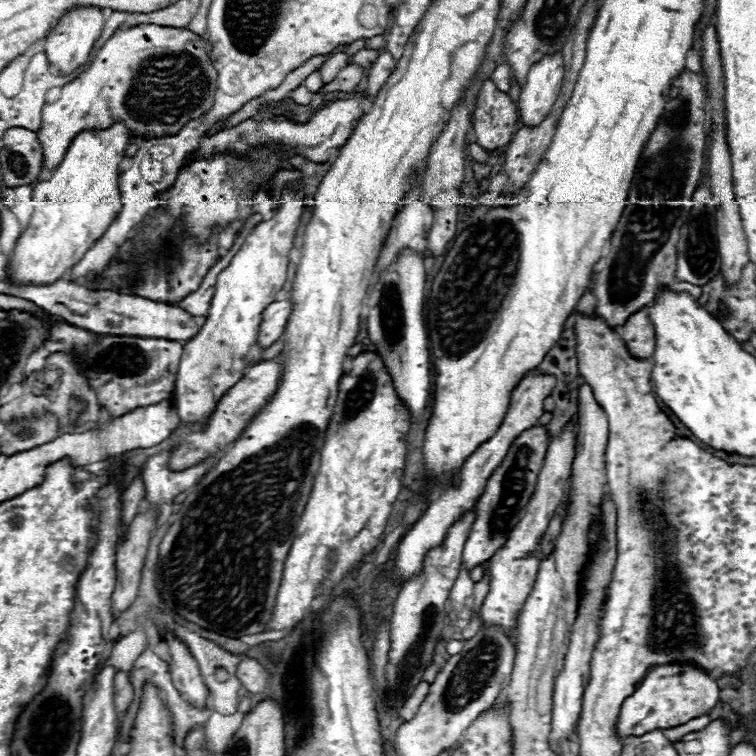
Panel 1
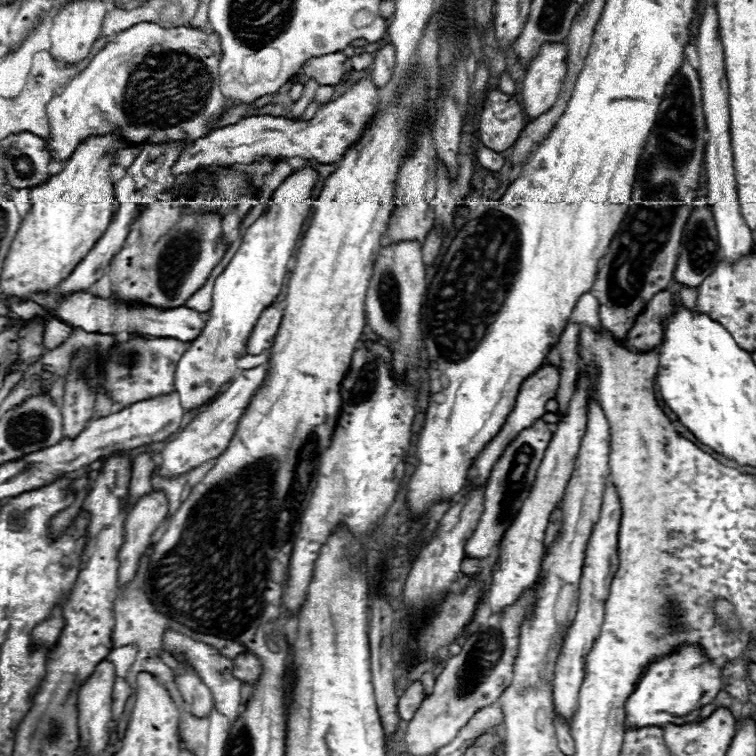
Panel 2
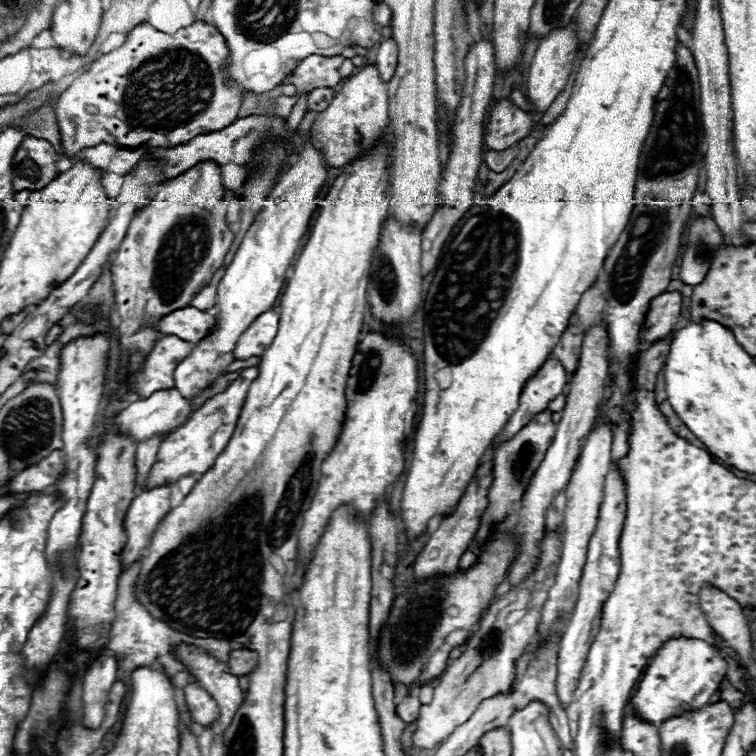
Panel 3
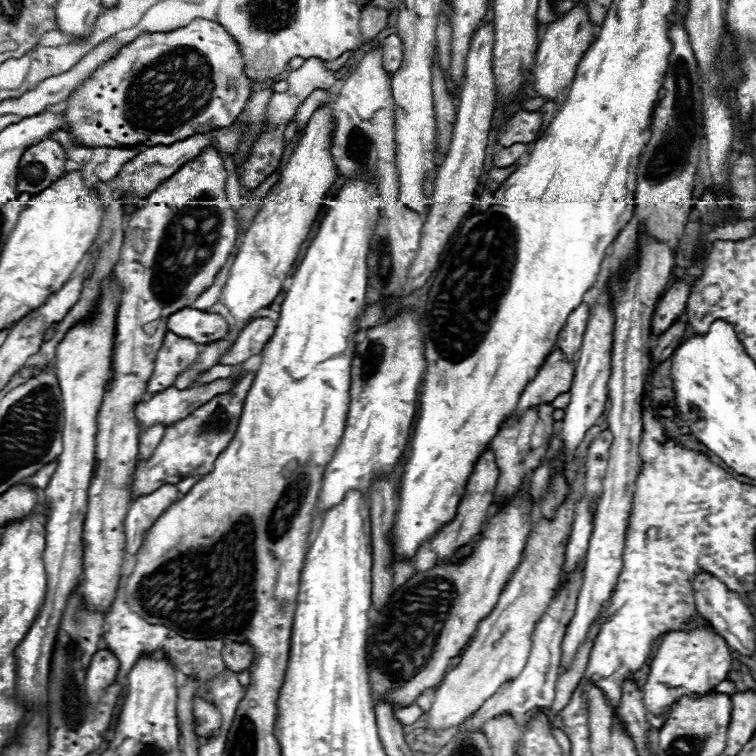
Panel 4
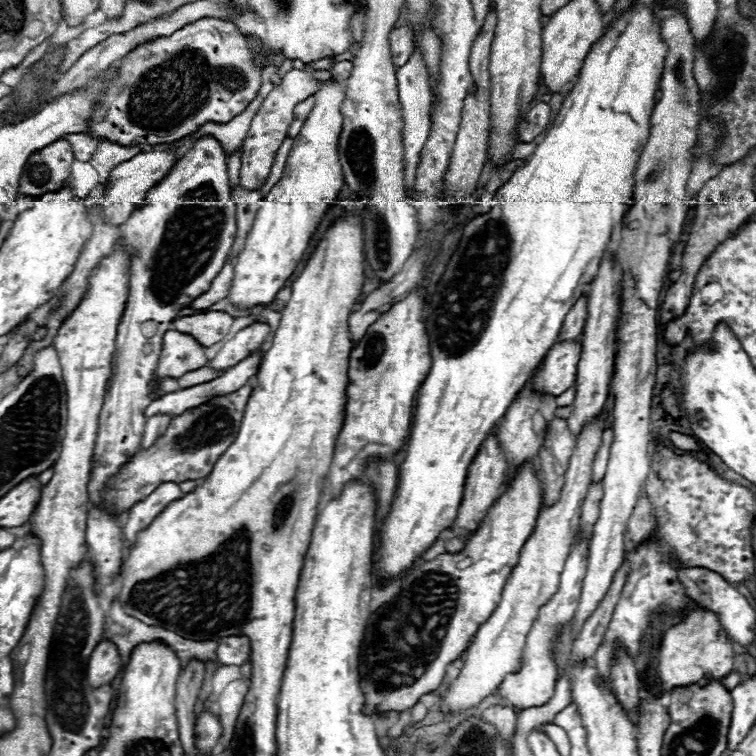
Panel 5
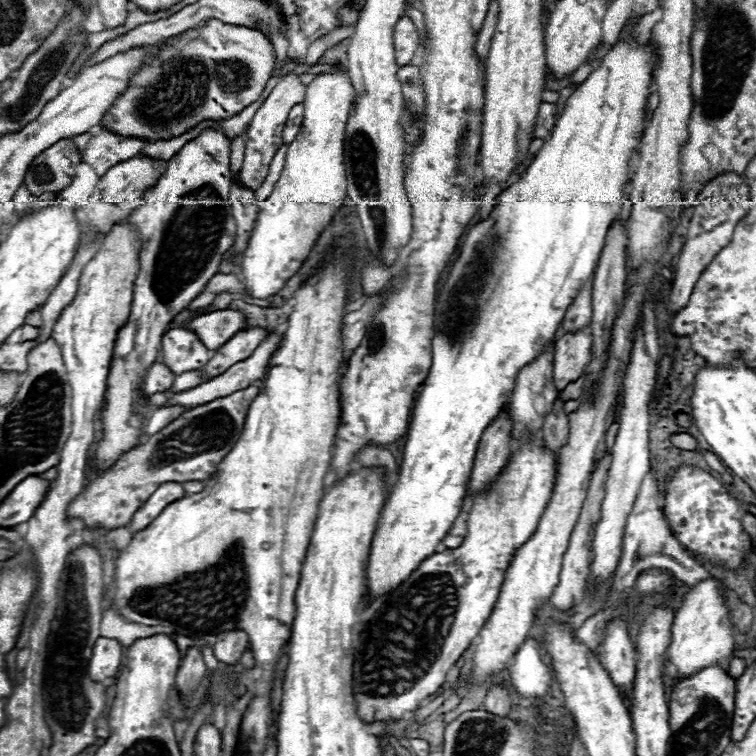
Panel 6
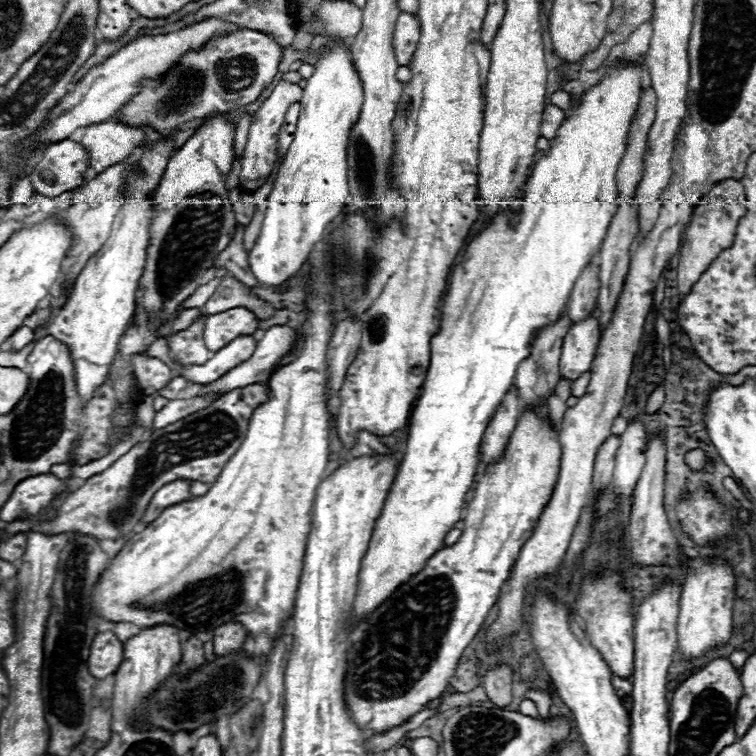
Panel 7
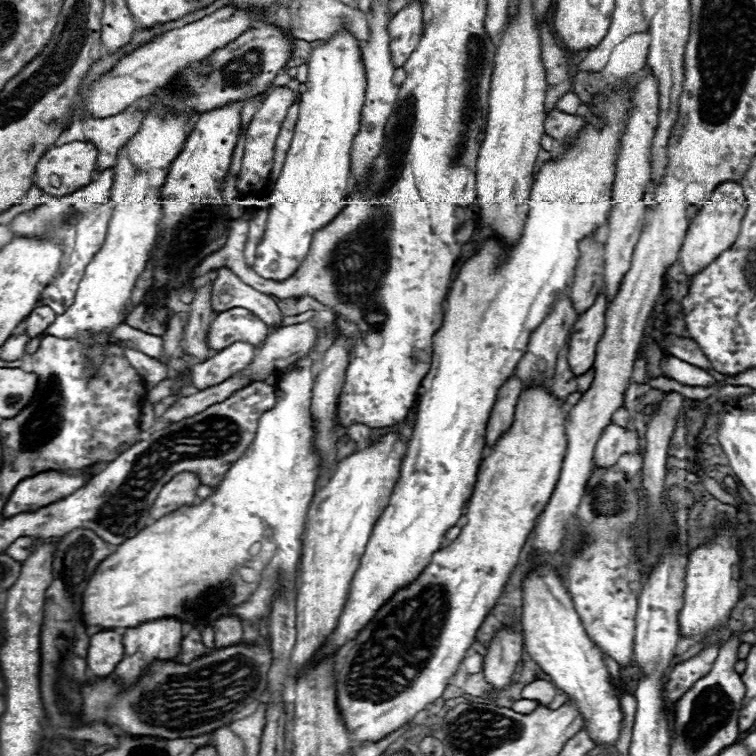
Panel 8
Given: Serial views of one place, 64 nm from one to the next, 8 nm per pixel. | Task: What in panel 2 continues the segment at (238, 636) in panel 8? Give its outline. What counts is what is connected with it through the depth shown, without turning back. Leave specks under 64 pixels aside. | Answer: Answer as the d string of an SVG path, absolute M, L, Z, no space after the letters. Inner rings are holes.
M240 652L234 658L234 668L232 674L236 674L236 678L254 684L258 680L258 676L262 674L262 664L260 660L252 654L252 652Z

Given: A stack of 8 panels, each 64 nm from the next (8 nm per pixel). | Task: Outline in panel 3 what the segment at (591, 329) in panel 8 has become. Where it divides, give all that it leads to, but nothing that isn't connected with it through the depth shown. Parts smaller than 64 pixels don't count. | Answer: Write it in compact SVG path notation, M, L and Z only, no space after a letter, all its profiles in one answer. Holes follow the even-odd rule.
M548 358L544 366L536 372L536 376L532 376L526 382L520 394L518 408L504 426L502 438L512 438L512 434L516 434L522 426L526 426L532 416L542 412L550 400L562 394L566 386L568 386L568 374L564 366L556 358Z

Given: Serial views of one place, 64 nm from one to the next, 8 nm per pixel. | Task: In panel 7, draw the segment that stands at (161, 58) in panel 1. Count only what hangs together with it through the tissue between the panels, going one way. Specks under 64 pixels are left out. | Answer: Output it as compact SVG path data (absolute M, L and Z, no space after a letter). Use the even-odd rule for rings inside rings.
M236 30L228 36L214 38L202 52L188 52L178 66L168 70L168 74L162 80L146 80L140 94L136 94L118 114L126 124L142 124L142 126L154 126L162 134L170 134L180 124L192 120L192 118L208 118L214 114L234 112L244 104L254 102L262 90L272 82L272 78L278 72L278 64L284 56L284 50L276 42L272 34L260 32L260 30Z

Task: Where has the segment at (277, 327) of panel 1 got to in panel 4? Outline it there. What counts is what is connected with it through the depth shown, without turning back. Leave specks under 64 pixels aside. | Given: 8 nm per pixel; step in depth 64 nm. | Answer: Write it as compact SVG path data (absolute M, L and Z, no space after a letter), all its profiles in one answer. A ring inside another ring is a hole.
M258 318L254 322L250 322L246 328L240 330L238 338L234 340L234 344L230 346L230 350L220 358L218 364L242 364L244 360L248 360L254 354L260 354L262 348L266 346L266 342L272 338L276 330L276 324L270 318Z

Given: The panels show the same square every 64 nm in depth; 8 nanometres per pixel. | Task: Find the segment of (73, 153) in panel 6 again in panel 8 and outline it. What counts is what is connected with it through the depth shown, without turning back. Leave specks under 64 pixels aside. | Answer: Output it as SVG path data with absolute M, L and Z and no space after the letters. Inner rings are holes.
M92 142L52 146L36 164L34 182L48 194L66 196L90 184L96 172L98 150Z

